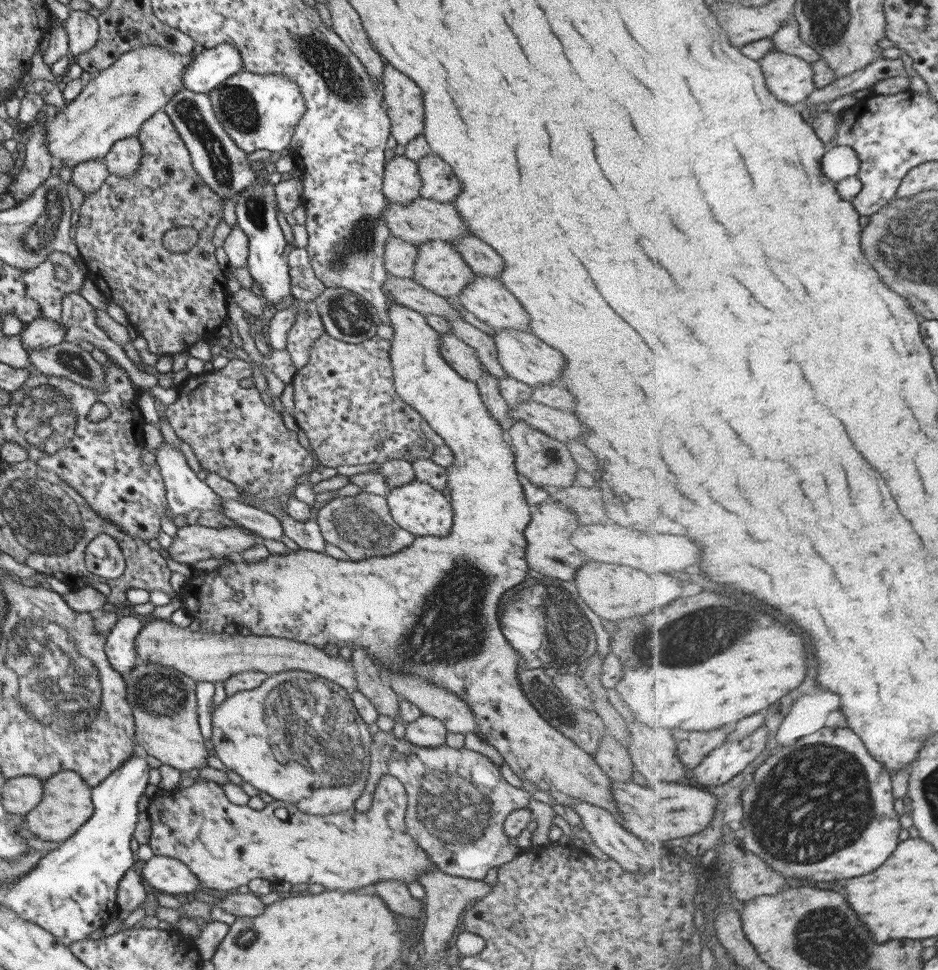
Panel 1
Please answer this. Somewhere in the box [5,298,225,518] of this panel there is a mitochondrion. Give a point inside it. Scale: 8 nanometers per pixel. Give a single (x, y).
(70, 361)

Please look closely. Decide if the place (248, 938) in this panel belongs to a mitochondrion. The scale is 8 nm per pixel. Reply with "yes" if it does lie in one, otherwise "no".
yes

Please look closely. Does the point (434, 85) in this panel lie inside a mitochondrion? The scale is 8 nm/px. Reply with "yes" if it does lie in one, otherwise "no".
no

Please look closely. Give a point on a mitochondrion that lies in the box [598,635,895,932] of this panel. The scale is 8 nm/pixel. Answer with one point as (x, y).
(843, 800)

